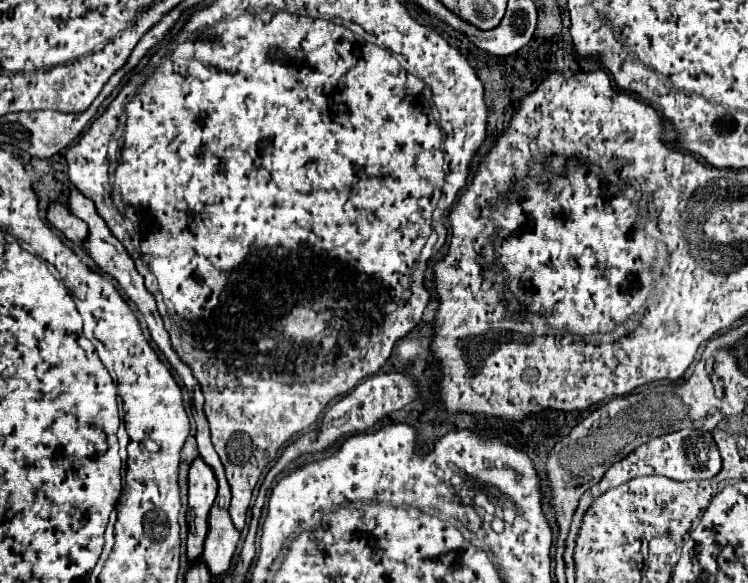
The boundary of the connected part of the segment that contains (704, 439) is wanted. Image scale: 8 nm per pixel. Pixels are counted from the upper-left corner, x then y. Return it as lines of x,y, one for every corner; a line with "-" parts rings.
682,429
682,431
674,431
656,439
650,439
648,443
640,445
636,451
632,451
630,455
626,455
624,459
620,459
616,465
612,465
604,477
600,479
600,483
596,483
594,487
590,487
582,499
578,509
582,509
582,513
586,513
590,509
590,505
594,503
596,497
600,497
602,493
606,493
608,489
628,483
634,477
642,477
642,475
666,475
668,479
676,479
676,481
688,481
688,479
710,479
714,477
718,471
722,469
722,459
718,453
718,447
712,439
712,433
708,431
698,431
698,429

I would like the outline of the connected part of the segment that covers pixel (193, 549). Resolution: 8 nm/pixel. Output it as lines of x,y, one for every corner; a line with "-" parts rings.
194,459
188,471
188,559
194,561
202,555
204,537
208,531
208,511
216,499
218,487
212,467
202,459

